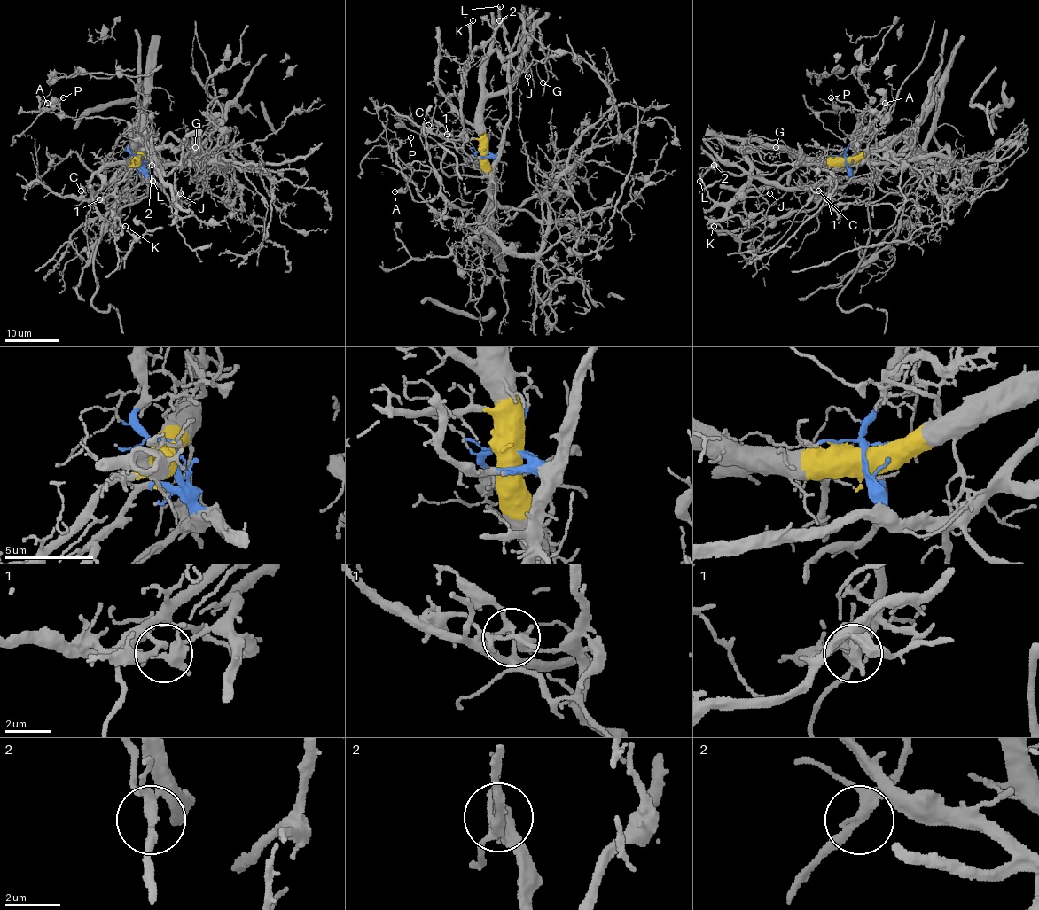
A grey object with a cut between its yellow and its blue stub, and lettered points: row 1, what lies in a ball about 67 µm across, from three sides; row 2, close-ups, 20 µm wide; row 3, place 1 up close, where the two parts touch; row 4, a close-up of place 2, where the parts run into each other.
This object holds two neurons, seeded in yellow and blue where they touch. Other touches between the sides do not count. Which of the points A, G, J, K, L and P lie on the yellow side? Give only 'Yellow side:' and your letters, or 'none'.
Yellow side: G, J, L

